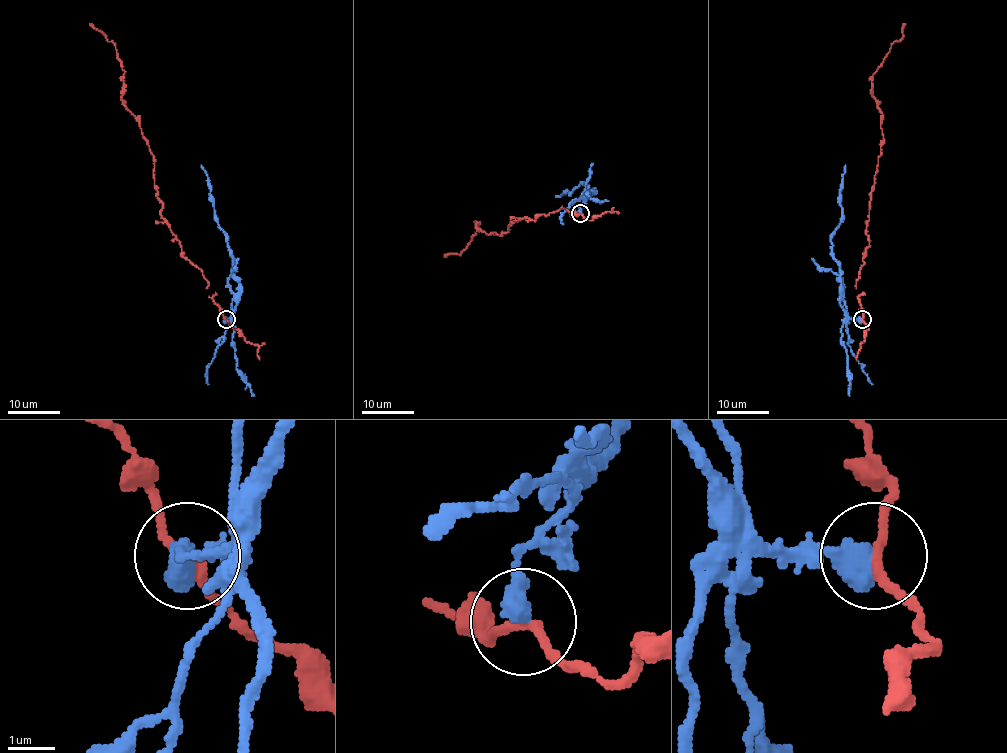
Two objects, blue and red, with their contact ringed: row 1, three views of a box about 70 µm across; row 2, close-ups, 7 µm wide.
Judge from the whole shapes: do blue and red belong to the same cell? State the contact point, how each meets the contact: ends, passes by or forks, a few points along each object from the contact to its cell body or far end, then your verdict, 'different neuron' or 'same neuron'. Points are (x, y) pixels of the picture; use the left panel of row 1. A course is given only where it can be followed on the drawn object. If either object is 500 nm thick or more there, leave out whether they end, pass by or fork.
at (226, 319); blue runs (226, 319), (231, 315), (233, 292), (228, 283), (232, 275), (231, 250), (201, 165); red runs (226, 319), (161, 214), (154, 157), (122, 98), (124, 71), (115, 45), (89, 23); different neuron

